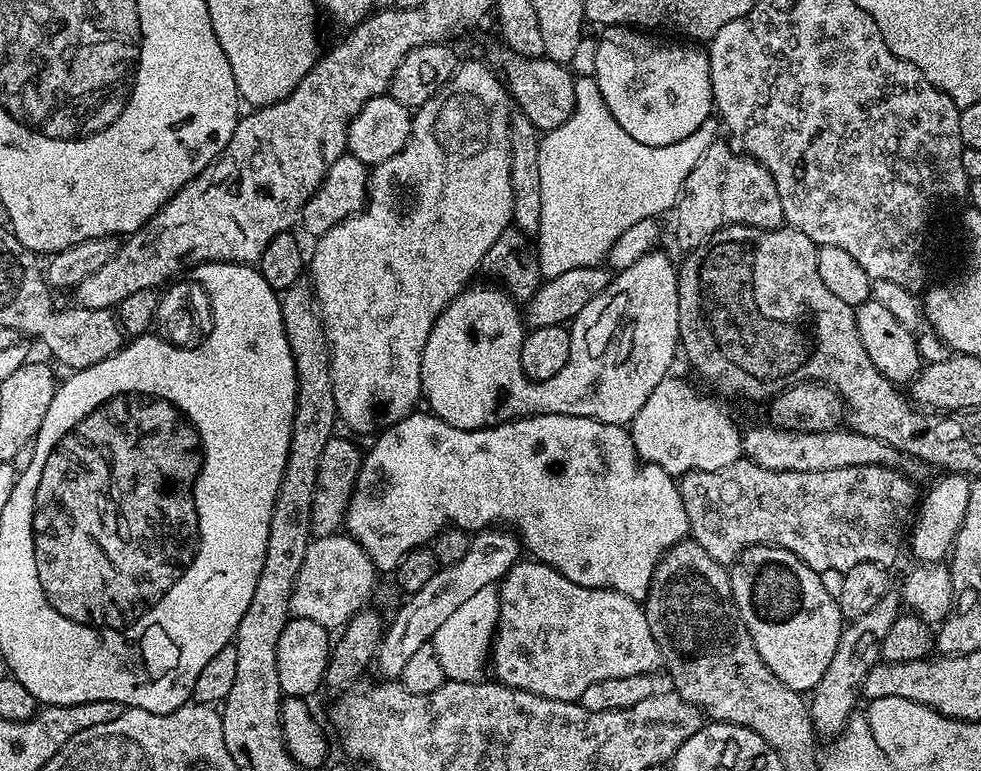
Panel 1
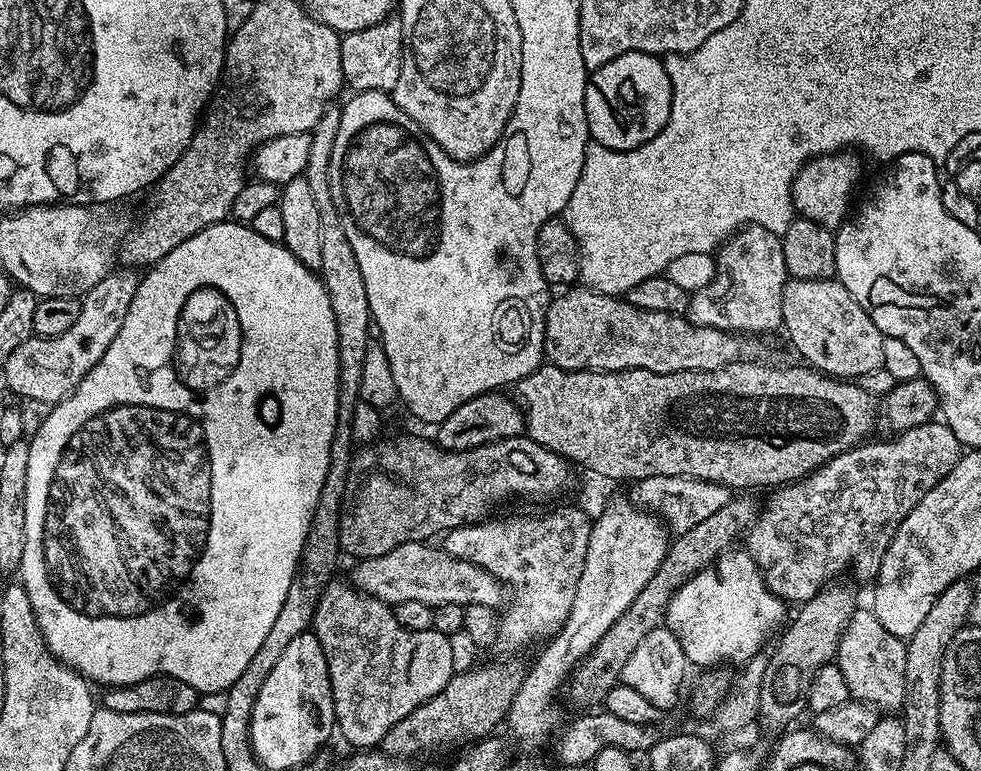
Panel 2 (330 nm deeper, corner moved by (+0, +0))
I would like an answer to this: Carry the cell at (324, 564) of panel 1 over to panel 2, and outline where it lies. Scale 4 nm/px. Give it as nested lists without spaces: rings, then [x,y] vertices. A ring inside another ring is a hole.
[[[406,542],[402,546],[394,546],[390,554],[382,554],[378,558],[359,561],[356,569],[350,577],[351,583],[363,595],[378,598],[384,604],[395,606],[402,602],[426,602],[433,606],[454,602],[465,606],[473,604],[474,606],[490,606],[499,609],[505,603],[504,592],[506,596],[505,585],[500,583],[494,574],[482,570],[482,566],[474,566],[474,562],[462,562],[462,558],[454,558],[444,552],[443,547],[437,546],[432,542]]]

